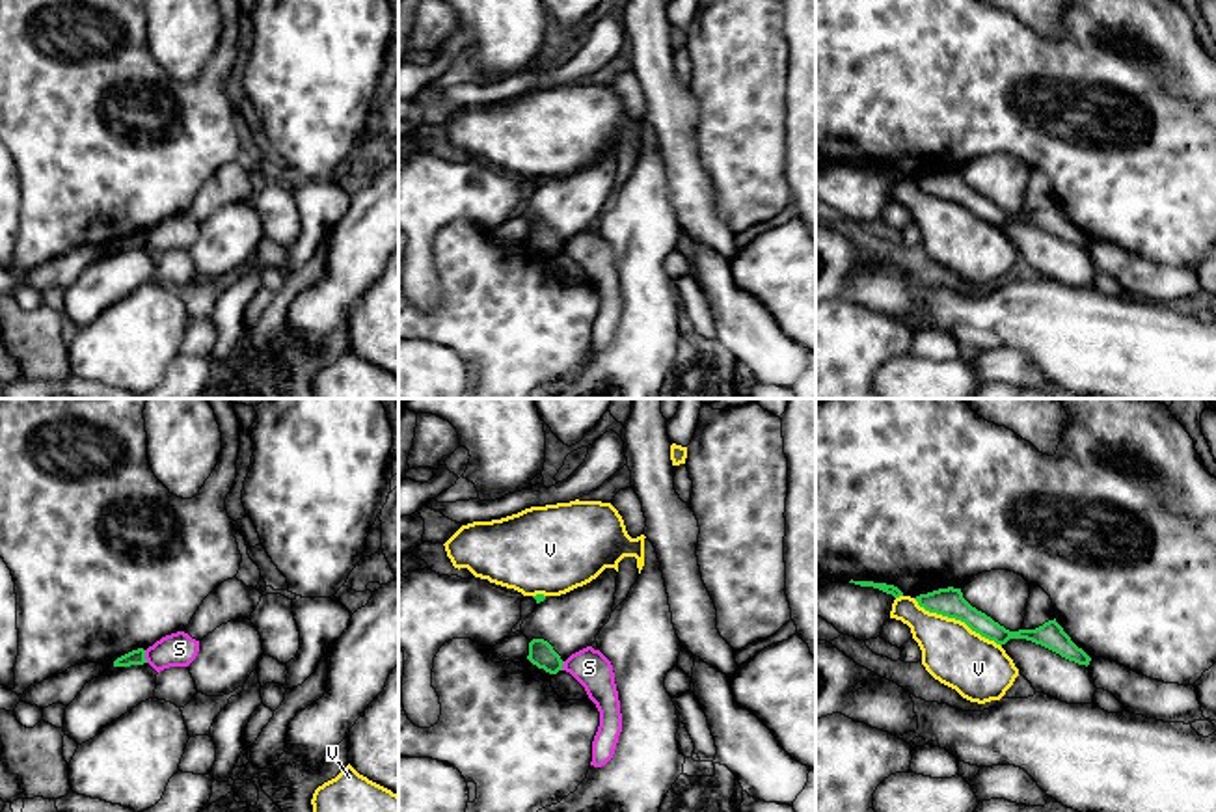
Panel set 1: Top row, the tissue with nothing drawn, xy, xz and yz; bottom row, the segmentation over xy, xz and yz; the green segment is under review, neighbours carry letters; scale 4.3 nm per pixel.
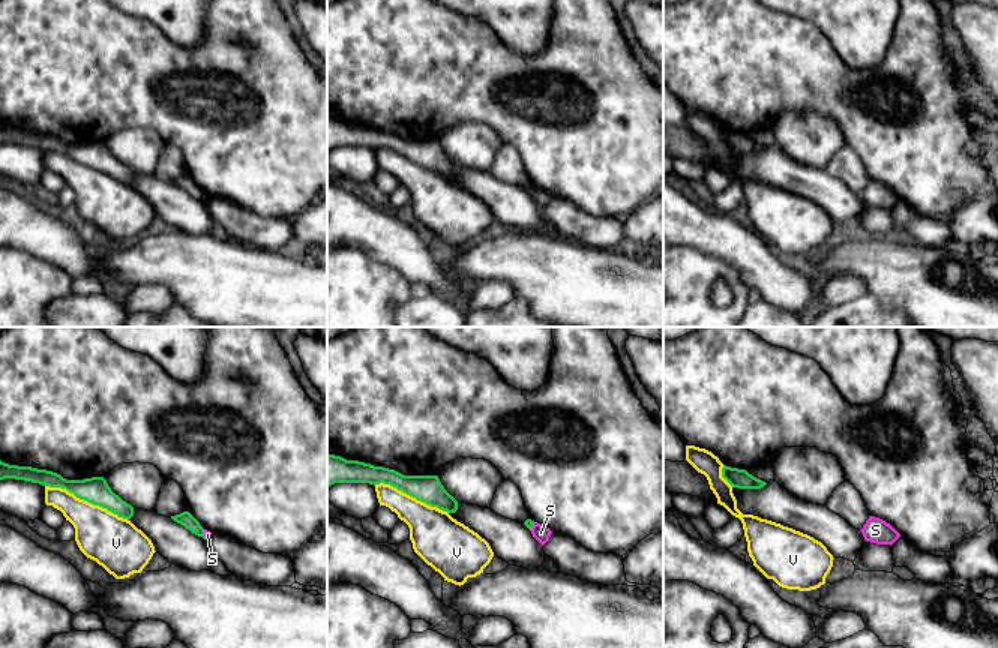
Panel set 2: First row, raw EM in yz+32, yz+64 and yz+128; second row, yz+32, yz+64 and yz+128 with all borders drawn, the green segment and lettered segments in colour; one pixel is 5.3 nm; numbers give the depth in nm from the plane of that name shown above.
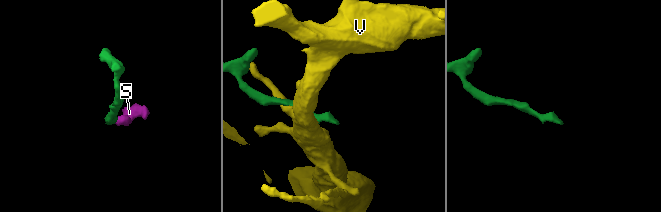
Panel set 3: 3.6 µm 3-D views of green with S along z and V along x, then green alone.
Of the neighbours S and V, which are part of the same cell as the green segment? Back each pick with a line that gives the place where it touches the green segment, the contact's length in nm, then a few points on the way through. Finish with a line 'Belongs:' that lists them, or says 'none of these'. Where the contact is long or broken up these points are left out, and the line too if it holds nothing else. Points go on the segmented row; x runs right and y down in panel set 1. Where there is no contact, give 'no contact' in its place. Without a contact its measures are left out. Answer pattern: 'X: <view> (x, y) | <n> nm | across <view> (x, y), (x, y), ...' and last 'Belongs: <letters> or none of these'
Belongs: none of these

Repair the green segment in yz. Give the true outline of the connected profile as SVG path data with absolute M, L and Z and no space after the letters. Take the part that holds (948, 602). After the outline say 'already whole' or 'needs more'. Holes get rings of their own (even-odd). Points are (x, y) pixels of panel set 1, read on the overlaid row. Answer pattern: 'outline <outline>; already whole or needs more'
outline M953 587L939 589L927 594L920 594L914 600L926 611L961 620L972 631L980 633L989 641L994 641L1000 646L1006 644L1009 639L1026 639L1078 665L1088 667L1091 661L1091 657L1071 641L1071 637L1063 631L1063 628L1056 622L1056 618L1045 622L1035 629L1009 631L998 622L994 622L991 616L987 616L985 613L972 607L963 598L961 589L953 589Z; already whole

